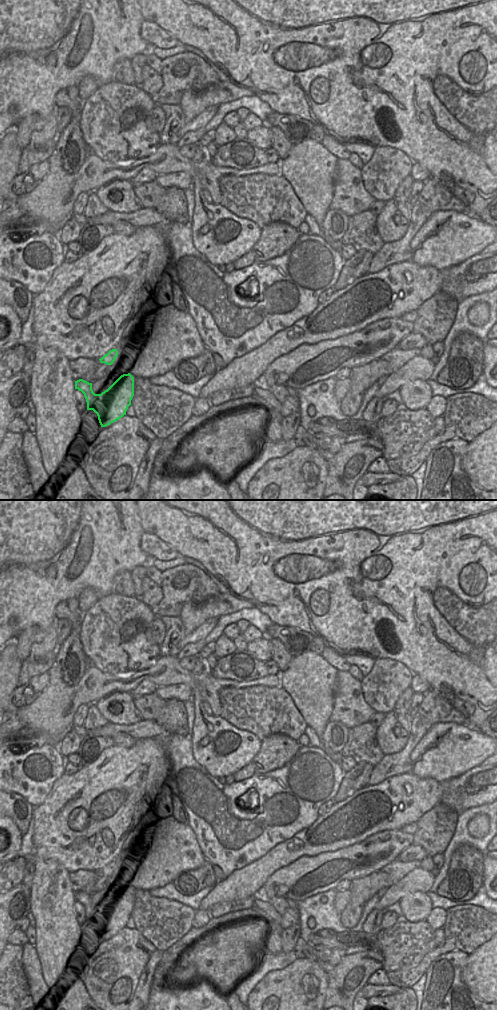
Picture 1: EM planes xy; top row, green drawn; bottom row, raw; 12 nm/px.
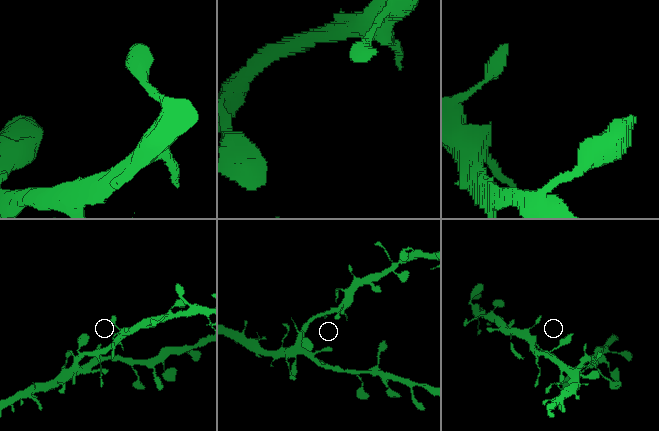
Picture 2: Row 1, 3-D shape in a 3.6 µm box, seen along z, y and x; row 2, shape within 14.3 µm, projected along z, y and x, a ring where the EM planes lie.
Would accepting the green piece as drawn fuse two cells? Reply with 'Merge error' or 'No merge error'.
No merge error.

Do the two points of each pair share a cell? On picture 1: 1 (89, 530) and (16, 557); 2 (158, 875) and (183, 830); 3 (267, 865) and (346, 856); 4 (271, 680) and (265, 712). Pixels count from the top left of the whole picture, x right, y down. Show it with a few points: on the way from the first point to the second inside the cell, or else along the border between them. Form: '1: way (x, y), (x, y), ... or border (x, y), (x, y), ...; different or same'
1: way (71, 535), (38, 535), (34, 539); same
2: way (158, 864), (160, 858), (177, 841); same
3: border (315, 856), (302, 855), (277, 869), (272, 874); different
4: border (279, 679), (275, 686), (246, 686); different

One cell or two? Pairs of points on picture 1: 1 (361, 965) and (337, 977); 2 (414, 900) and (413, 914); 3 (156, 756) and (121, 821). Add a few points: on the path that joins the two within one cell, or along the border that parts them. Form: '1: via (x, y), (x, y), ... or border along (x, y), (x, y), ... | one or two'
1: via (355, 969), (347, 977), (343, 977) | one
2: via (414, 903), (414, 911) | one
3: via (149, 772), (122, 805) | one

